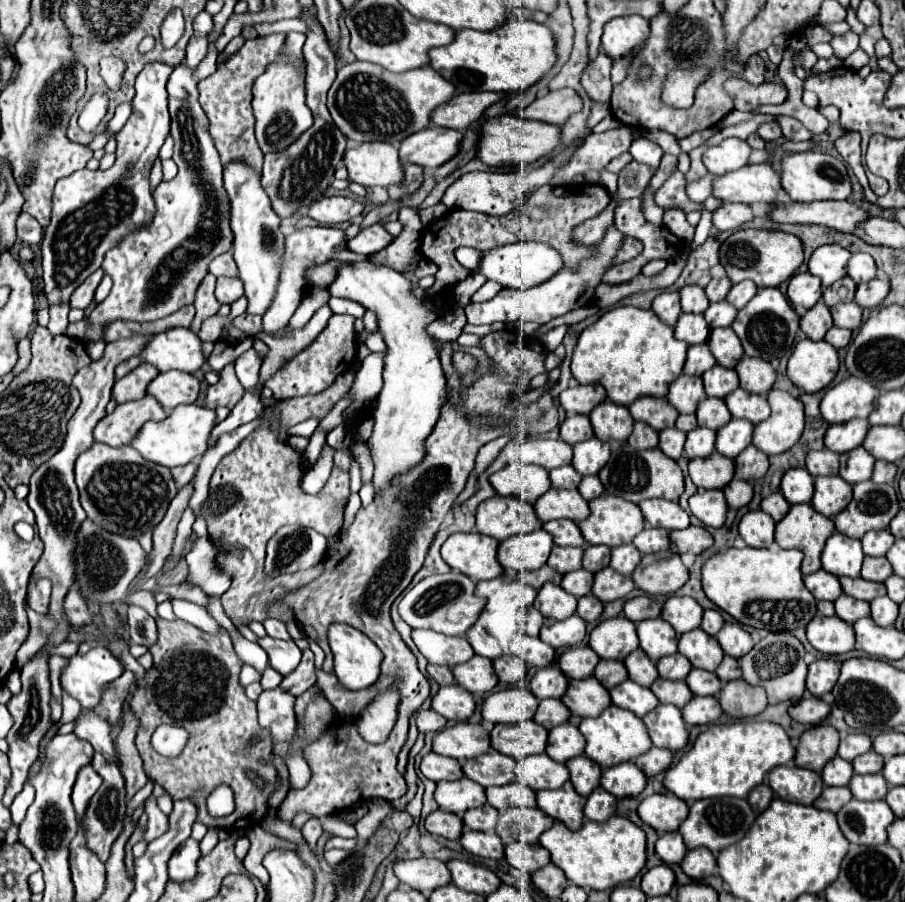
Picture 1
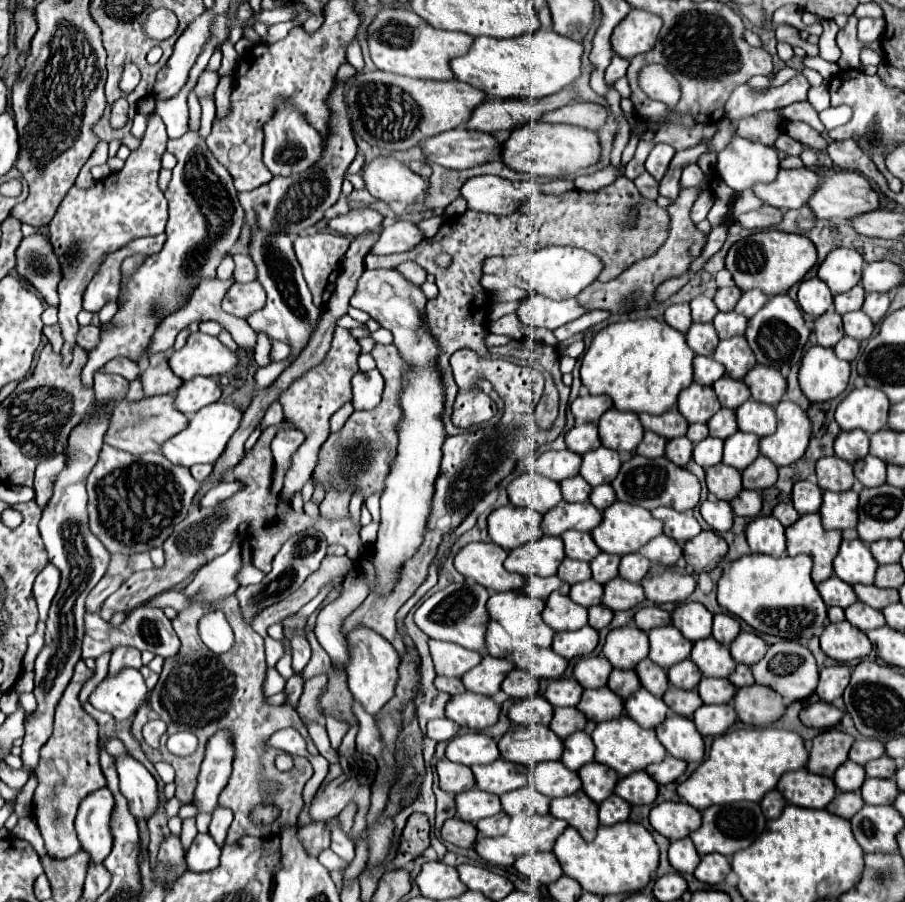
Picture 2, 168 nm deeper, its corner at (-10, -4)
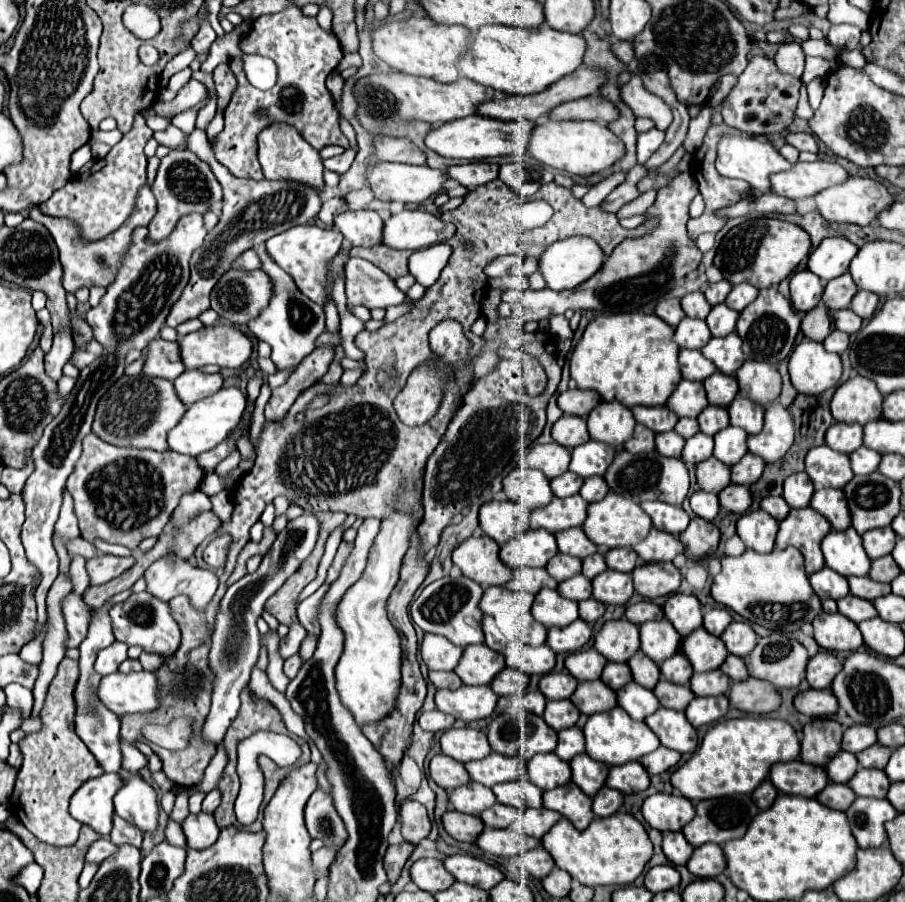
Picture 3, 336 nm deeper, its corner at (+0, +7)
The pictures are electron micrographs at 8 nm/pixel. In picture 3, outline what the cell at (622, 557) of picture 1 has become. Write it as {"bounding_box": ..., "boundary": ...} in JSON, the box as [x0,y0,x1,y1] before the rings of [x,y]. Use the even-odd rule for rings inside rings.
{"bounding_box":[604,548,638,572],"boundary":[[[612,548],[606,552],[604,558],[608,568],[618,572],[632,572],[638,562],[638,554],[632,548]]]}

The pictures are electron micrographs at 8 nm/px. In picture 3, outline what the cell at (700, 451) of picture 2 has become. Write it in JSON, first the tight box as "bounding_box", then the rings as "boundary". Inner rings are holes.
{"bounding_box":[682,432,714,464],"boundary":[[[698,432],[698,434],[694,434],[692,438],[686,440],[686,446],[684,446],[684,452],[682,452],[682,460],[698,464],[698,462],[702,462],[702,460],[712,456],[712,446],[714,446],[712,436],[708,436],[704,432]]]}

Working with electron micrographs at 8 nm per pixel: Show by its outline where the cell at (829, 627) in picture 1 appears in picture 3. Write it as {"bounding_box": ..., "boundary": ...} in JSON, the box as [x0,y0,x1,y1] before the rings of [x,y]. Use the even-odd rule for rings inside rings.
{"bounding_box":[812,612,864,652],"boundary":[[[820,612],[818,618],[812,622],[812,626],[814,626],[814,640],[824,650],[854,652],[864,644],[858,624],[854,624],[852,620],[844,618],[838,612],[836,614]]]}

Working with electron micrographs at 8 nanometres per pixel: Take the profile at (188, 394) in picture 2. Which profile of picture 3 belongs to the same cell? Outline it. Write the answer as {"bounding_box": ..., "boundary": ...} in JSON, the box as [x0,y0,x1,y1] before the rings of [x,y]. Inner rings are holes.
{"bounding_box":[174,370,222,406],"boundary":[[[184,370],[176,380],[174,388],[178,398],[190,406],[196,400],[202,400],[222,388],[222,376],[220,374],[206,374],[202,370]]]}

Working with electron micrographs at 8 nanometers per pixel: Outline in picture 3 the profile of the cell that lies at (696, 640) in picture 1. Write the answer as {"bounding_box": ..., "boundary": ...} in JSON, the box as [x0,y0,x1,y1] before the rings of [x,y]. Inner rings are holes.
{"bounding_box":[682,628,728,672],"boundary":[[[704,628],[692,630],[692,634],[688,634],[682,640],[682,652],[692,662],[694,672],[718,670],[720,664],[728,656],[724,642],[720,638],[708,634]]]}

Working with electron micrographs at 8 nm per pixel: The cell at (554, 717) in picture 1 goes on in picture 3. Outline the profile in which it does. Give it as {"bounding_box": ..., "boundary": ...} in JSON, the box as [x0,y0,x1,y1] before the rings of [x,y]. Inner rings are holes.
{"bounding_box":[542,700,580,732],"boundary":[[[548,700],[546,710],[542,714],[544,722],[548,722],[548,726],[552,726],[556,732],[564,730],[568,726],[574,726],[578,716],[580,716],[580,712],[576,710],[576,706],[570,700]]]}

